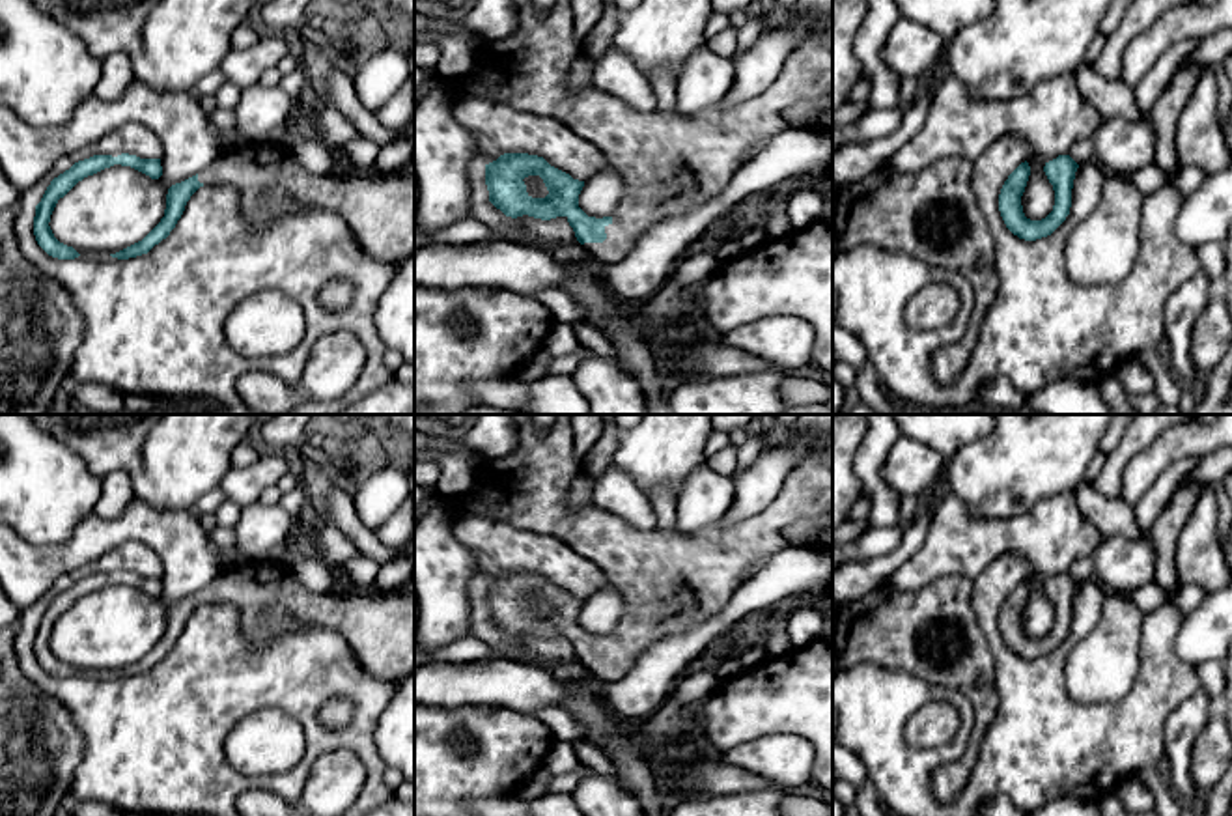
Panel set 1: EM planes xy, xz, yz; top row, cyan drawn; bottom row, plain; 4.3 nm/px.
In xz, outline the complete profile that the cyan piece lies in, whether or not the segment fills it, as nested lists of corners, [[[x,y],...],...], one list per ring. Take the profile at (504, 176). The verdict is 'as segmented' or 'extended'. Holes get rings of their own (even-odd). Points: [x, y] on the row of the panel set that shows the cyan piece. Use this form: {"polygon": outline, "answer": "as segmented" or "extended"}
{"polygon": [[[530,0],[513,4],[519,21],[510,37],[480,37],[465,75],[431,77],[450,105],[485,93],[567,125],[609,157],[623,176],[625,192],[614,215],[603,218],[579,207],[584,181],[543,157],[504,153],[485,164],[489,202],[497,209],[511,218],[566,217],[595,263],[623,260],[651,226],[721,196],[754,144],[799,127],[786,118],[788,108],[812,103],[814,120],[805,127],[833,131],[823,121],[833,110],[833,22],[810,32],[760,95],[732,105],[719,101],[683,116],[678,106],[637,110],[595,86],[571,90],[571,65],[584,56],[582,41],[573,34],[571,0],[553,0],[547,13],[538,13]],[[528,176],[543,179],[545,198],[526,192],[523,179]]], "answer": "extended"}

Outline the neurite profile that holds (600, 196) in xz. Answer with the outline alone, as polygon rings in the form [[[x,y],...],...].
[[[609,164],[595,176],[584,181],[579,194],[579,207],[595,218],[612,217],[620,200],[623,198],[623,176]]]

